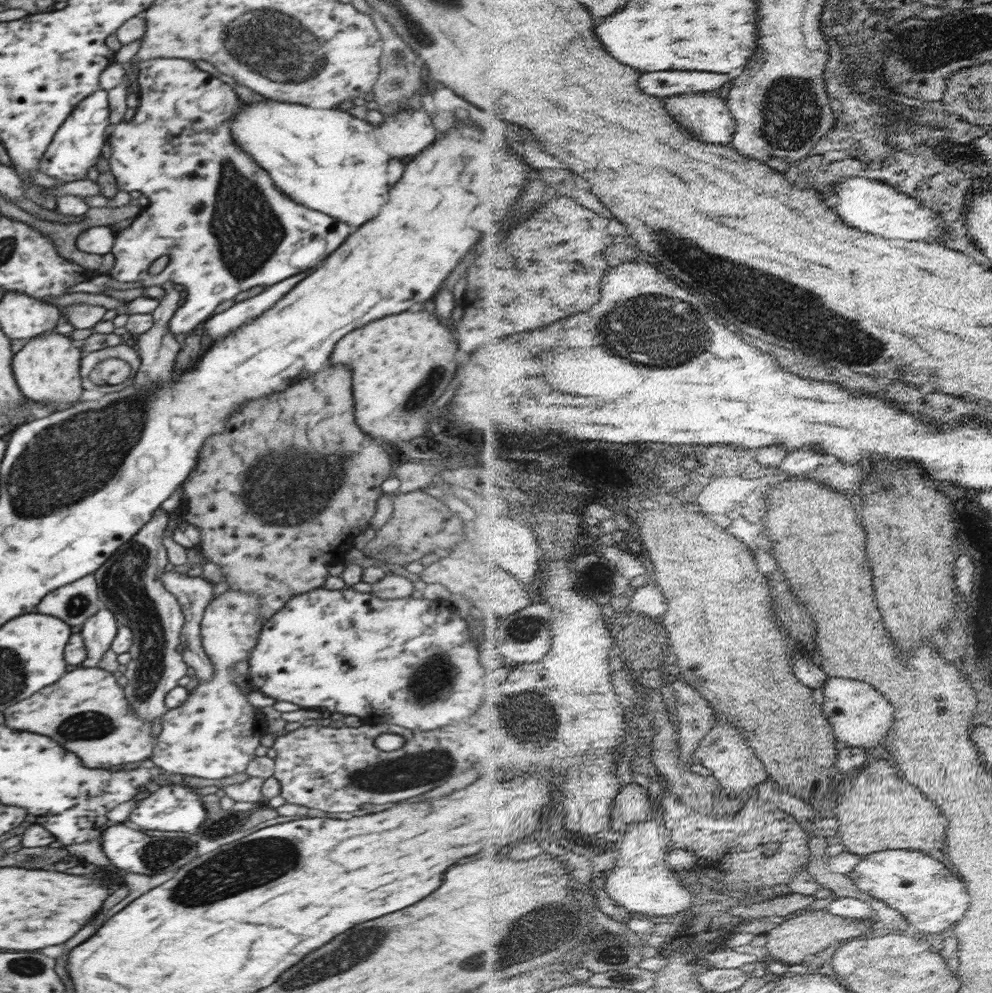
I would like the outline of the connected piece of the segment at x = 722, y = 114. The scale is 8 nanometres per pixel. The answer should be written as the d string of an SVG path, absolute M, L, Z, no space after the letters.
M686 94L686 96L672 96L666 100L672 114L676 114L676 120L684 126L688 126L696 138L704 142L714 144L732 144L735 141L735 134L738 129L738 122L735 114L730 112L729 99L724 100L720 94Z

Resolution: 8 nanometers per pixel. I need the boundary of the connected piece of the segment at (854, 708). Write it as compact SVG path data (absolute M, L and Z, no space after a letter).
M831 675L825 686L823 706L835 728L839 745L868 750L876 748L878 744L885 744L888 733L896 722L896 707L883 691L871 683L836 675Z

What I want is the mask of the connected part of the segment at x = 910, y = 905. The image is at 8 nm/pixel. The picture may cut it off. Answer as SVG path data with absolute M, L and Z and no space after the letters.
M890 849L869 854L849 875L854 883L871 897L883 899L897 909L919 932L942 932L958 922L970 902L967 884L926 852L912 849Z

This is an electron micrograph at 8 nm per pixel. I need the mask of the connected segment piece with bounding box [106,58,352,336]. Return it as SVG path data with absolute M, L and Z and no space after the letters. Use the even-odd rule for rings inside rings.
M150 58L135 62L133 68L135 70L133 88L139 95L140 105L137 106L136 114L131 120L122 120L120 123L113 125L109 130L106 144L110 146L109 152L111 154L108 162L118 191L128 193L138 191L149 199L149 204L140 211L130 226L120 230L115 237L111 250L115 256L115 265L108 274L111 275L111 278L116 278L120 282L140 282L143 287L161 286L168 281L185 286L185 291L187 292L185 303L178 307L178 310L169 322L170 332L174 336L177 334L186 334L194 330L200 322L204 323L212 315L218 304L222 304L226 300L232 300L236 294L240 294L244 290L250 290L254 286L272 286L272 284L282 282L282 280L286 280L286 278L290 278L290 276L294 276L294 274L298 274L302 270L308 270L308 268L316 266L320 260L324 260L330 252L334 252L350 236L352 228L348 224L344 224L344 221L334 220L334 218L330 218L326 214L320 214L316 210L308 210L308 208L292 202L290 197L284 196L280 190L276 190L274 184L272 184L272 180L270 180L270 176L252 160L252 157L245 150L242 150L233 141L233 138L230 138L231 127L228 120L235 117L240 109L243 109L242 104L246 104L242 103L236 91L232 90L232 86L220 82L218 77L214 77L210 73L198 69L192 63L192 60L186 58ZM162 256L168 256L168 264L159 274L150 275L148 268L150 268L154 260L158 260Z

